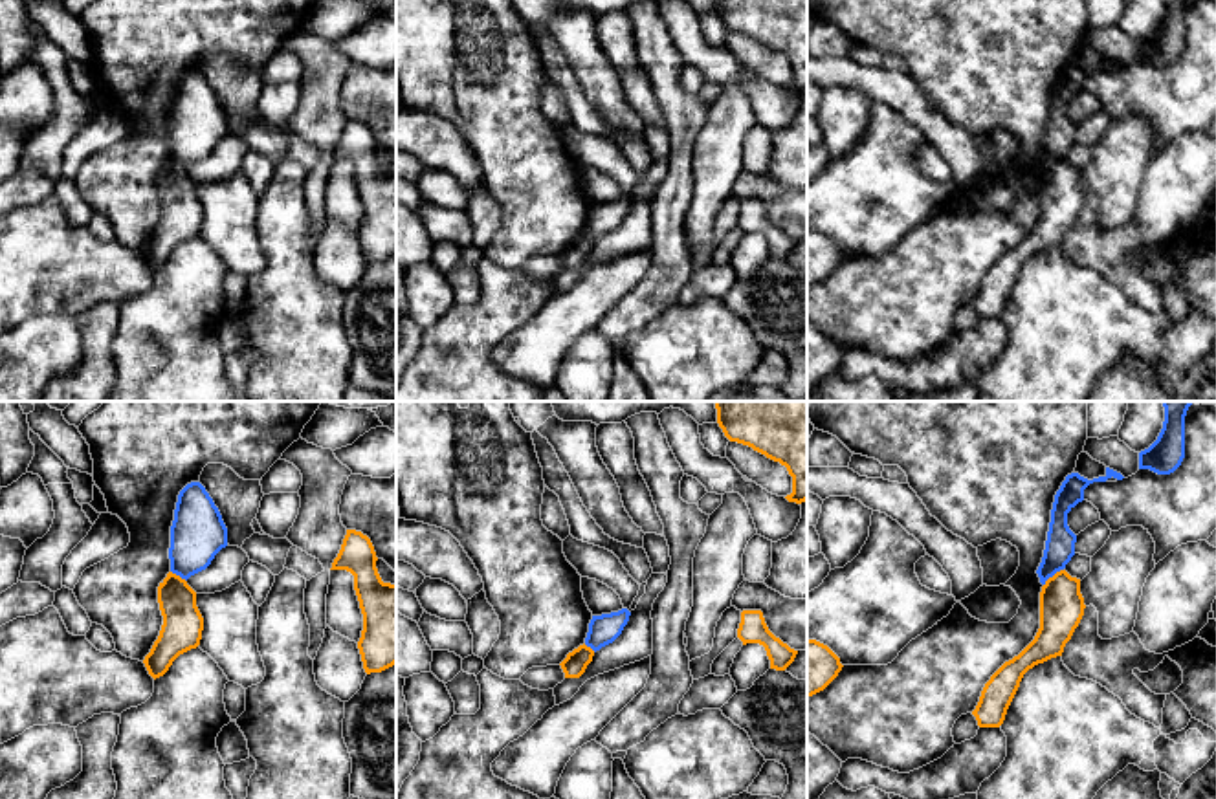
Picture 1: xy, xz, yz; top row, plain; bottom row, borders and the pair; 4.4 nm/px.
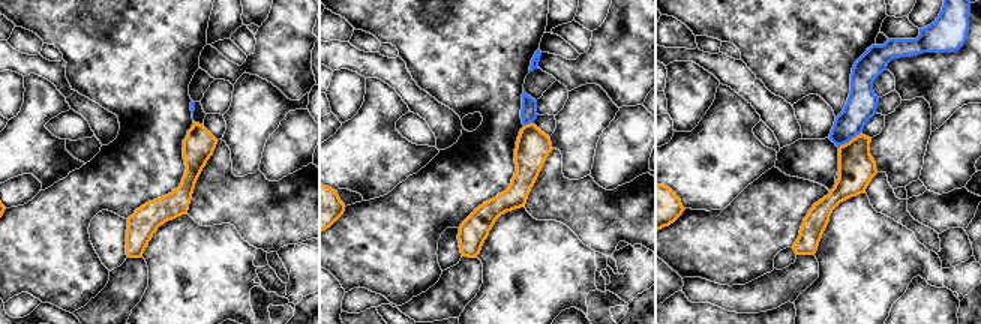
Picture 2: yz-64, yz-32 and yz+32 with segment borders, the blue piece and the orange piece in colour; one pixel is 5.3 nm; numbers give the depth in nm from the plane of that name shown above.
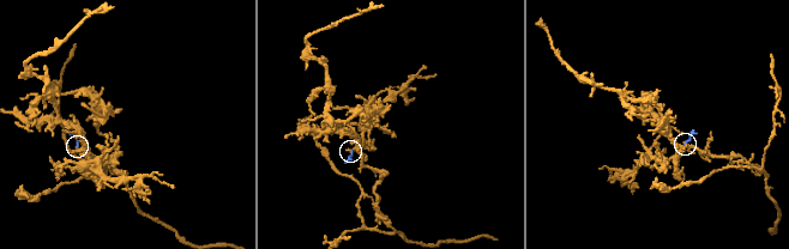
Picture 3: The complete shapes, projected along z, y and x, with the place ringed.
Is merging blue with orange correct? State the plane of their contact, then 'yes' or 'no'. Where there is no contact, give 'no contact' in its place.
meets blue in yz; no

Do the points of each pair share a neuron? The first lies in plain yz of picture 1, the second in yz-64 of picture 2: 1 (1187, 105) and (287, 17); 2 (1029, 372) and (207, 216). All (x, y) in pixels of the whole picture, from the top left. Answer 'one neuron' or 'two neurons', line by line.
1: one neuron
2: two neurons

